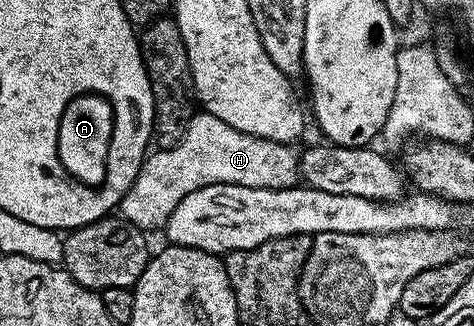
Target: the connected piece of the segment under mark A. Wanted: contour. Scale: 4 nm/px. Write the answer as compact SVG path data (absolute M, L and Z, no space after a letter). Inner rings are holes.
M85 90L82 94L72 92L70 102L64 103L63 116L58 117L58 134L54 134L54 138L62 138L62 174L70 170L70 174L74 174L74 183L90 194L102 193L108 188L106 158L110 150L116 148L116 130L113 125L118 122L110 102L110 94L98 94L98 90ZM66 158L70 158L70 162L78 162L78 166L66 166Z

